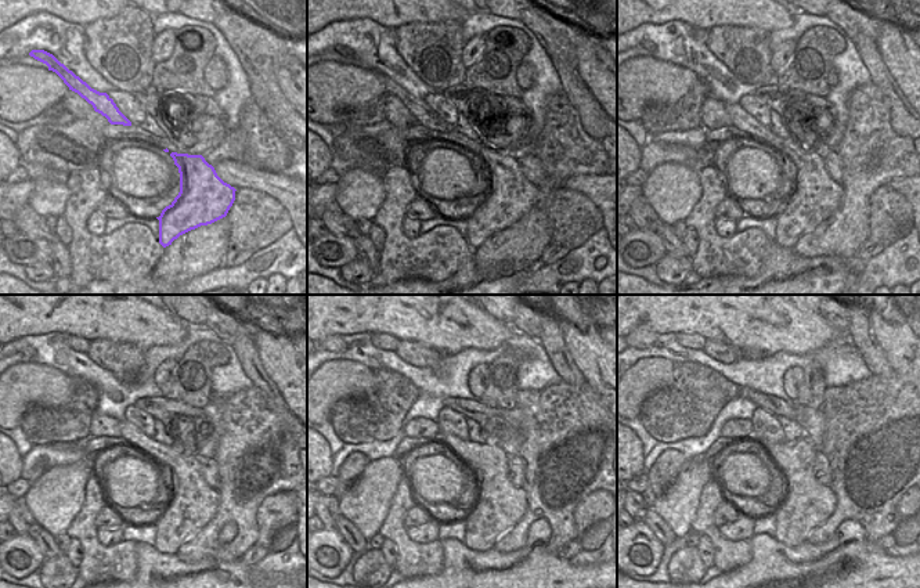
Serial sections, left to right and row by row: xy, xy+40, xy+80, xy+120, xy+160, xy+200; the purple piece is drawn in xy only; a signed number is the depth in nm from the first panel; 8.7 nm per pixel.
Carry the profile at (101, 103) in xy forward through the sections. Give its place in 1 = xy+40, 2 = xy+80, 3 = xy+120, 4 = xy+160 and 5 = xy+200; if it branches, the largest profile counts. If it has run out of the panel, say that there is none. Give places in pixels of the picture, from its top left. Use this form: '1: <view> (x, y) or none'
1: xy+40 (424, 115)
2: xy+80 (815, 195)
3: xy+120 (192, 504)
4: xy+160 (500, 505)
5: xy+200 (804, 504)

